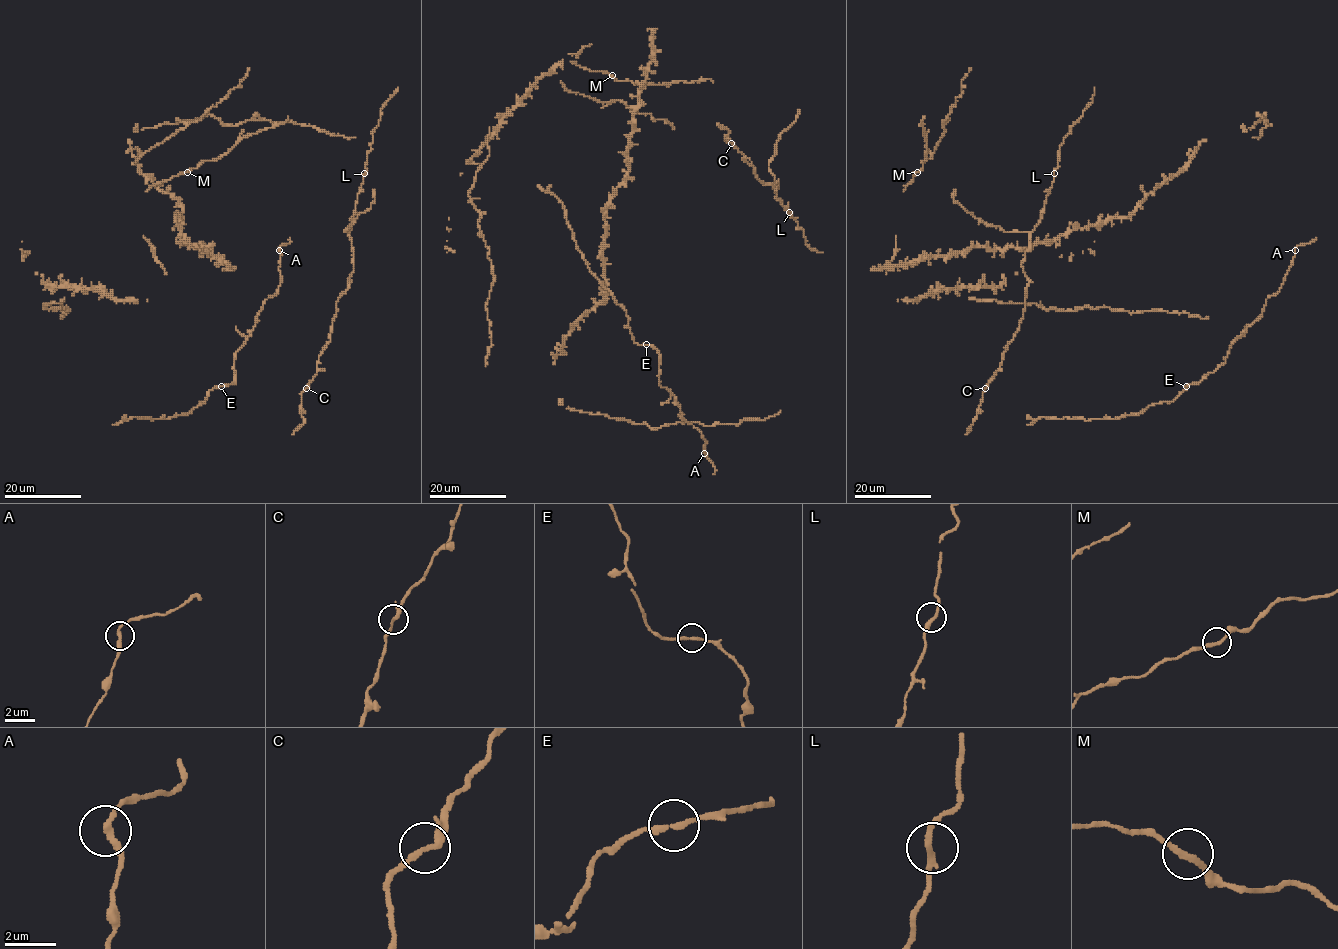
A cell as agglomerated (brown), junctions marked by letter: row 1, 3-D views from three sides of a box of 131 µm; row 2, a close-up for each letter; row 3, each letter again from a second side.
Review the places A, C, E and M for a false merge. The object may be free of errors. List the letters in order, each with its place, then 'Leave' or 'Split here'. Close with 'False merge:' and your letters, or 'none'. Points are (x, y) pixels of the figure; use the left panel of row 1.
A: Place: (279, 250). Leave
C: Place: (306, 388). Leave
E: Place: (221, 386). Leave
M: Place: (187, 172). Leave
False merge: none

